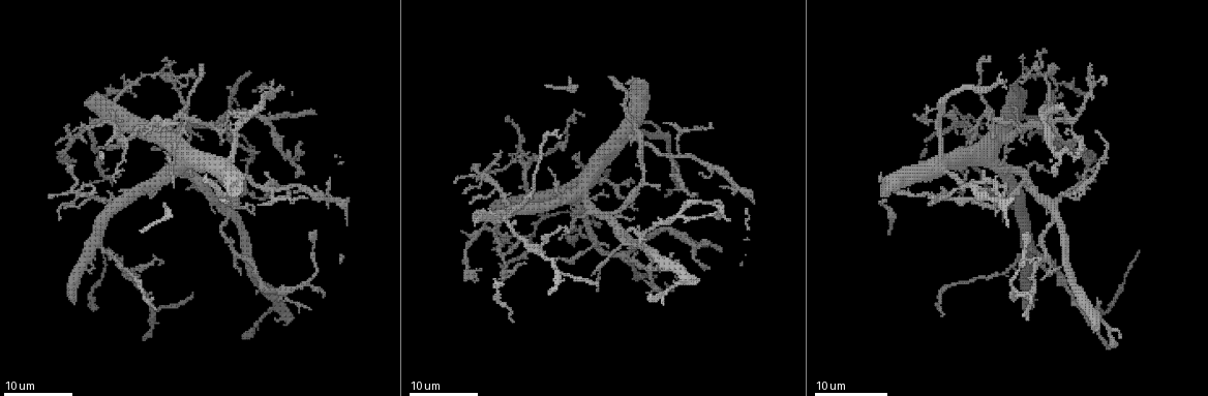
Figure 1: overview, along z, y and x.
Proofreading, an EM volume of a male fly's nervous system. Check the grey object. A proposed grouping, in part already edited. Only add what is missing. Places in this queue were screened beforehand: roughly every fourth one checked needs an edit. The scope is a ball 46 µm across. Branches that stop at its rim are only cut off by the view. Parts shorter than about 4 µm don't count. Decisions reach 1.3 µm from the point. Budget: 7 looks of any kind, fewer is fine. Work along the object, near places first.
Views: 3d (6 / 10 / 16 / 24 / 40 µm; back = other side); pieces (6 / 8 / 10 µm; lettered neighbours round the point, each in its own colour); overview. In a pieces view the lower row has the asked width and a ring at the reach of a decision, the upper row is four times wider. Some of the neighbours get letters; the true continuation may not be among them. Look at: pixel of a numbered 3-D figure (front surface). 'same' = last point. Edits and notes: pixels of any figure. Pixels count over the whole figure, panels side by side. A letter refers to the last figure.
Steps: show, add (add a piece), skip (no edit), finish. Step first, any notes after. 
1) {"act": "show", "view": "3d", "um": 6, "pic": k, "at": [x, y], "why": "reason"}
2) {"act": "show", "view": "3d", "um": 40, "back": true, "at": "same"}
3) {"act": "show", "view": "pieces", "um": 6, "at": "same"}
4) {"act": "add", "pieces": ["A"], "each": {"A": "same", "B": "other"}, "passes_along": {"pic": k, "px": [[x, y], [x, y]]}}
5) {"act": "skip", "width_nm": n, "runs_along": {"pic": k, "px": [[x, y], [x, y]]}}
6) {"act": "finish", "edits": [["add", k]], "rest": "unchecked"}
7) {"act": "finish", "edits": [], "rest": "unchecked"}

{"act": "show", "view": "3d", "um": 16, "pic": 1, "at": [258, 154], "why": "free end"}

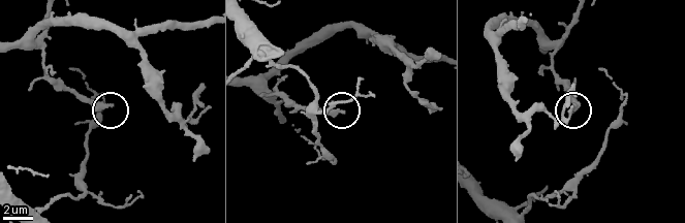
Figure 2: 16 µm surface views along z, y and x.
{"act": "show", "view": "pieces", "um": 8, "pic": 2, "at": [111, 106], "why": "what lies round it"}

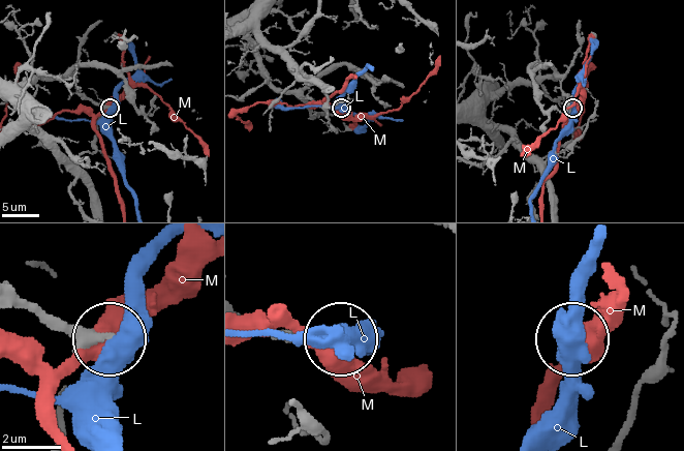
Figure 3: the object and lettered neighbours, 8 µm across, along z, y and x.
{"act": "skip", "width_nm": 280, "each": {"L": "other", "M": "other"}, "runs_along": {"pic": 3, "px": [[12, 293], [106, 339]]}, "found": "no lettered piece goes on from it"}

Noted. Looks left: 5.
{"act": "show", "view": "3d", "um": 24, "pic": 1, "at": [1097, 297], "why": "an open end"}

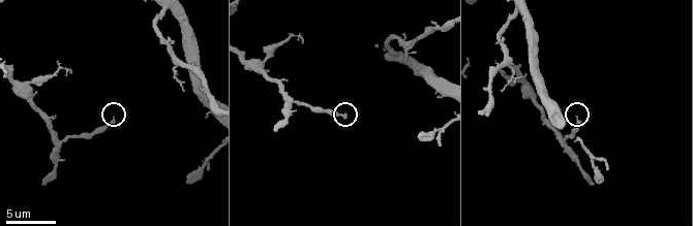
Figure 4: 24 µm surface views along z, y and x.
{"act": "show", "view": "pieces", "um": 10, "pic": 4, "at": [113, 117]}

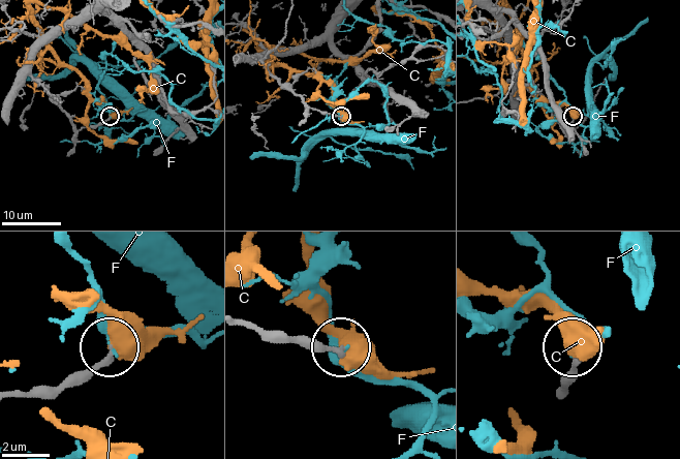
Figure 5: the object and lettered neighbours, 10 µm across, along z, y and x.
{"act": "skip", "width_nm": 230, "each": {"C": "other", "F": "other"}, "runs_along": {"pic": 5, "px": [[243, 324], [341, 346]]}, "found": "none of them fits"}

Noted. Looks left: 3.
{"act": "show", "view": "3d", "um": 24, "pic": 1, "at": [174, 185], "why": "thin end"}

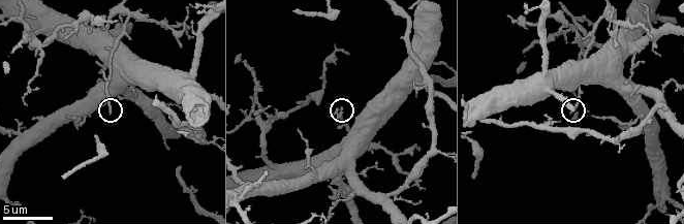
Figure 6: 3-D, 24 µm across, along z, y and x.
{"act": "show", "view": "pieces", "um": 10, "pic": 6, "at": [108, 112]}

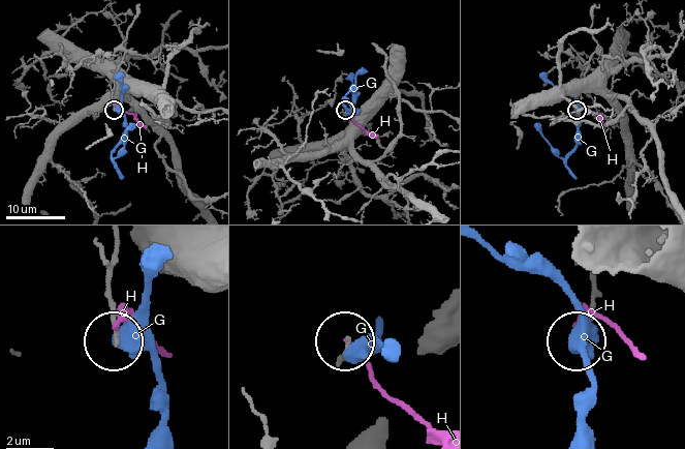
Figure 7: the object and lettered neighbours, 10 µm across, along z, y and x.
{"act": "skip", "each": {"G": "other", "H": "other"}, "runs_along": {"pic": 7, "px": [[117, 244], [111, 322], [117, 337]]}, "found": "none of them fits"}

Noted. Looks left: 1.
{"act": "finish", "edits": [], "rest": "unchecked"}

